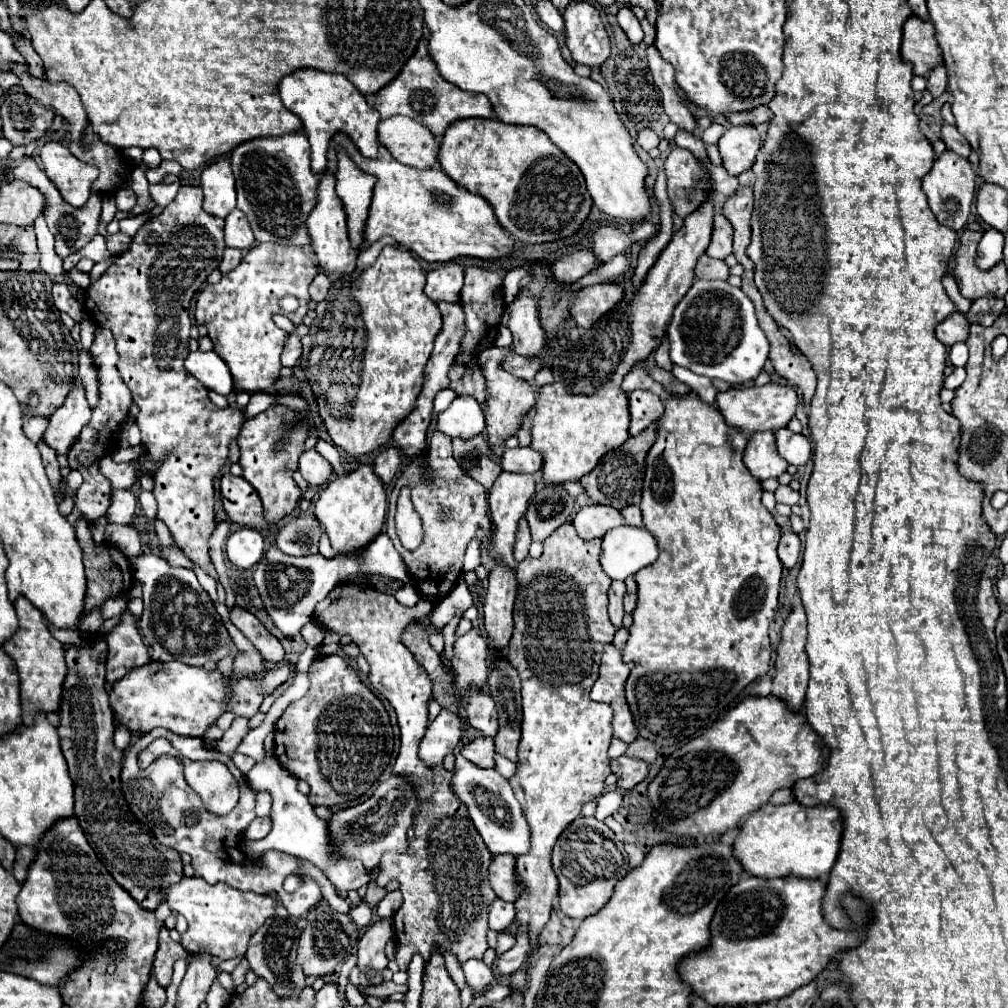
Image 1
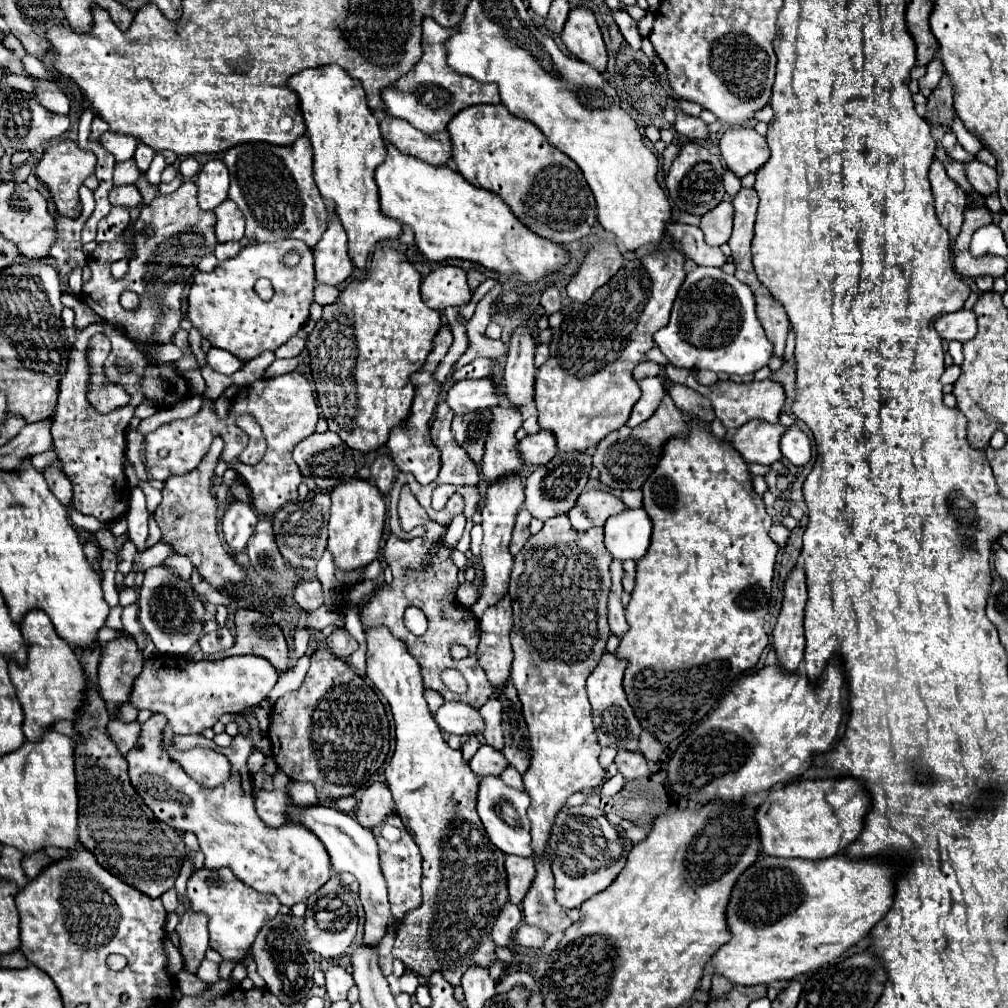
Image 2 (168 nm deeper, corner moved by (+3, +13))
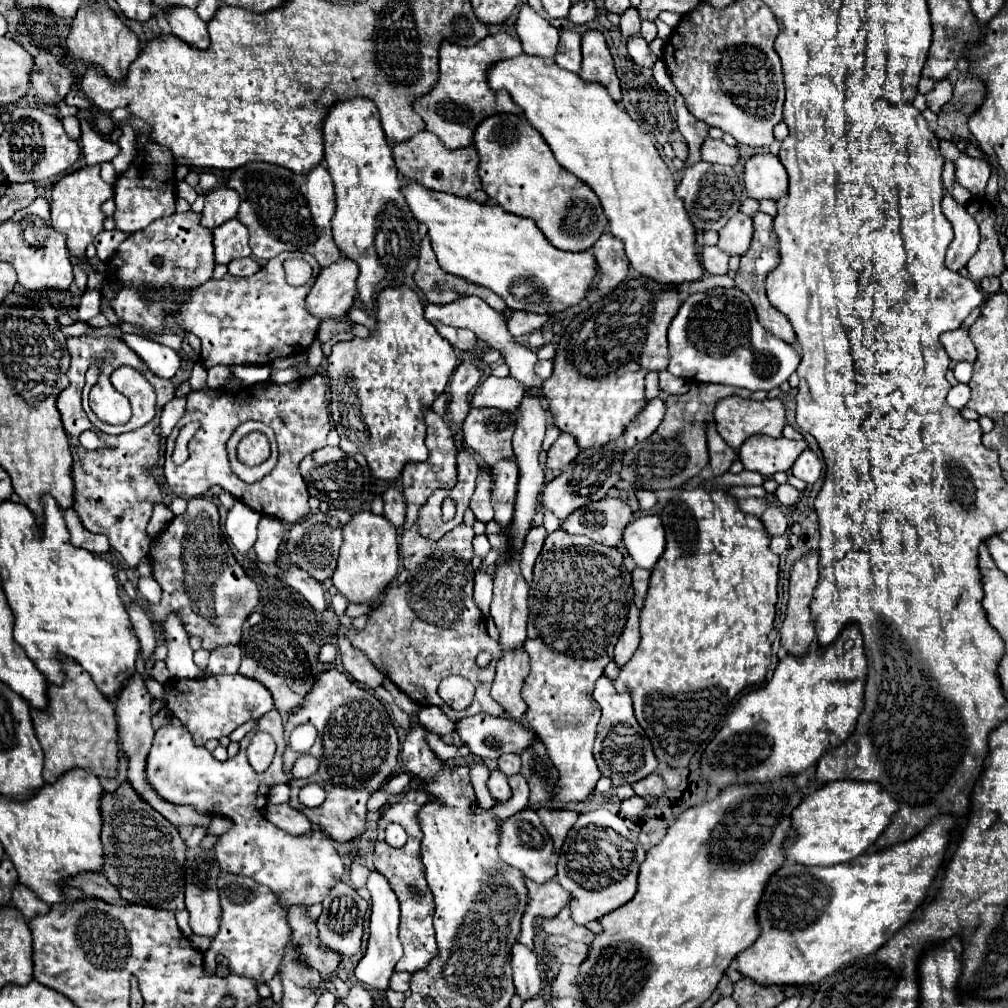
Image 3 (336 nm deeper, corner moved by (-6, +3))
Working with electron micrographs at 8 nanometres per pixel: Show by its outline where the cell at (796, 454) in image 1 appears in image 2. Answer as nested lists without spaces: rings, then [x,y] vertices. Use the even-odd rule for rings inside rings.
[[[791,426],[783,432],[783,438],[781,438],[781,452],[783,456],[795,464],[795,466],[803,466],[811,460],[811,442],[807,438],[807,434],[797,428],[797,426]]]

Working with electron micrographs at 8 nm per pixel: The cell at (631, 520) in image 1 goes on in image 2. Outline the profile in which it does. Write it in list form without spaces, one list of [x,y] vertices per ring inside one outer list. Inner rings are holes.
[[[627,490],[621,494],[621,500],[627,508],[641,508],[641,490]]]

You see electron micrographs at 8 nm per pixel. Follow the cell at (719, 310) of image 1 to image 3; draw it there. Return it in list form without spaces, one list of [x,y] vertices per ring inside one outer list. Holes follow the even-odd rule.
[[[714,288],[710,292],[692,294],[678,310],[674,320],[668,328],[668,348],[670,348],[670,364],[668,372],[680,376],[688,382],[714,382],[714,384],[728,384],[736,388],[746,388],[750,392],[778,388],[782,382],[790,378],[790,374],[798,368],[800,356],[792,344],[776,338],[756,318],[754,306],[750,304],[748,296],[736,288]]]

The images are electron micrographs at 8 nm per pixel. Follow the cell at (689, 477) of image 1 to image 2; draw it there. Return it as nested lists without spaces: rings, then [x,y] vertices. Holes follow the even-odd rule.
[[[685,418],[685,420],[687,420],[687,436],[669,438],[663,444],[659,464],[641,488],[643,490],[643,508],[647,510],[647,514],[653,522],[653,538],[651,538],[651,546],[649,546],[647,554],[637,562],[635,590],[631,592],[631,600],[625,608],[629,632],[621,638],[621,644],[617,648],[617,656],[629,660],[627,670],[625,670],[625,680],[623,680],[627,700],[631,704],[631,708],[635,710],[635,716],[639,718],[643,730],[653,734],[663,744],[669,744],[671,740],[679,738],[683,732],[693,730],[717,706],[717,702],[725,696],[725,690],[729,690],[735,684],[737,676],[741,672],[753,668],[759,662],[759,656],[769,642],[767,634],[763,630],[763,618],[769,610],[771,580],[773,580],[775,556],[779,550],[779,546],[769,536],[769,528],[771,528],[773,520],[767,514],[761,496],[753,490],[751,472],[747,470],[747,462],[743,462],[739,452],[735,448],[731,448],[731,444],[727,440],[717,438],[711,432],[711,426],[703,426],[703,422],[695,422],[695,418]]]

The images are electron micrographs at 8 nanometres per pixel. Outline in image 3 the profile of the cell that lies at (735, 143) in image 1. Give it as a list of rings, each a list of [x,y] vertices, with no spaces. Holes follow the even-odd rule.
[[[756,154],[744,166],[746,192],[754,200],[778,200],[788,190],[788,176],[774,154]]]

